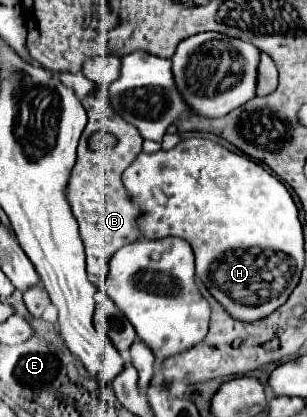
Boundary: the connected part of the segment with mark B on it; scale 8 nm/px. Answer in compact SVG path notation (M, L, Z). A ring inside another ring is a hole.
M88 96L82 104L88 114L88 126L84 128L84 134L78 144L78 158L76 158L76 166L72 168L72 174L70 174L70 180L66 186L66 198L68 198L70 210L76 218L76 222L80 226L80 238L86 248L86 270L90 274L98 276L98 280L102 280L106 276L106 264L112 258L112 254L118 248L138 240L136 206L130 204L120 176L140 154L142 136L138 134L138 130L132 124L128 124L124 118L120 118L114 112L114 108L110 106L110 102L106 98ZM96 132L114 134L118 138L118 144L114 148L100 150L100 152L88 150L86 140L88 140L88 136L92 136Z

